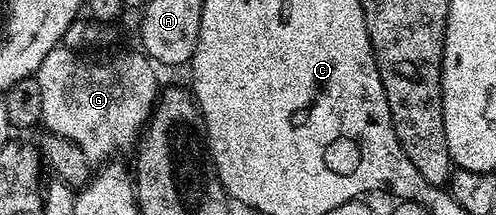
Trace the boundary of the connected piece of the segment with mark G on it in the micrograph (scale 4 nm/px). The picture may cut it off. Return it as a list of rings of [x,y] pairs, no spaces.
[[[66,46],[49,50],[34,78],[41,88],[42,127],[61,138],[69,138],[69,142],[75,142],[85,150],[87,160],[98,162],[106,158],[107,152],[114,150],[115,144],[119,148],[130,149],[138,141],[143,125],[151,117],[159,99],[161,83],[155,77],[156,65],[142,51],[123,52],[108,60],[86,60],[83,56],[86,55]]]

